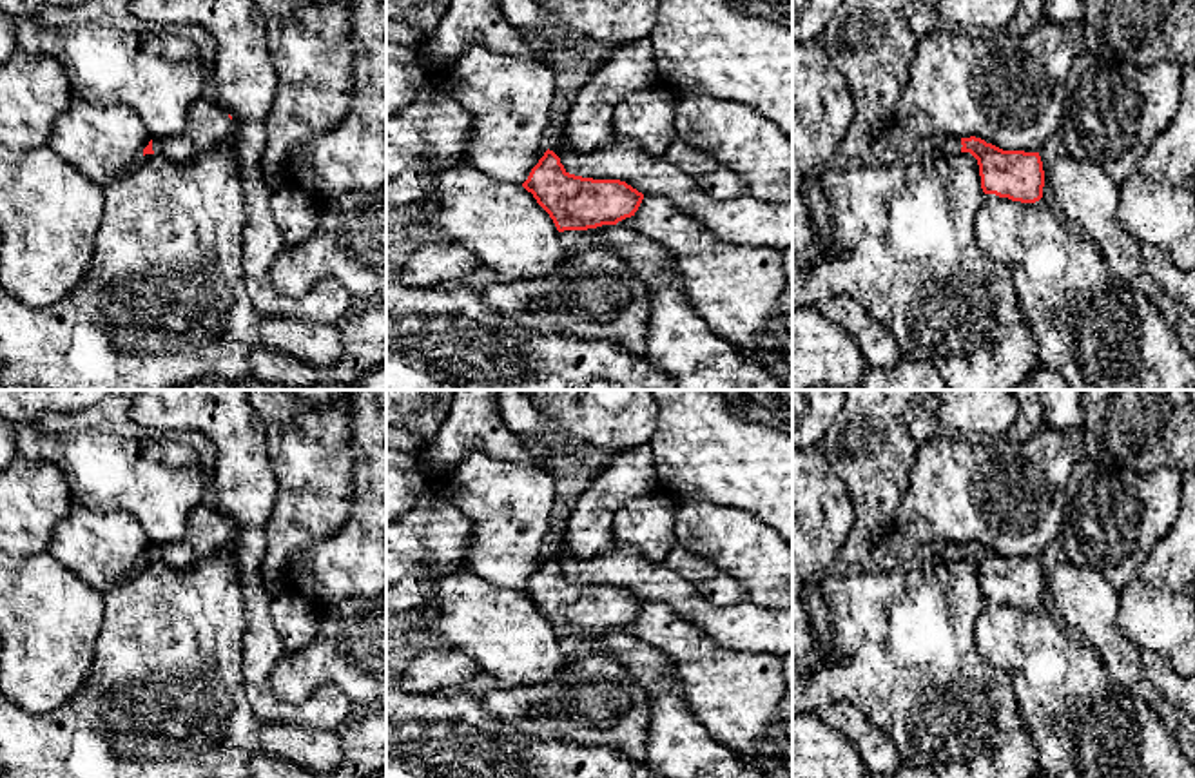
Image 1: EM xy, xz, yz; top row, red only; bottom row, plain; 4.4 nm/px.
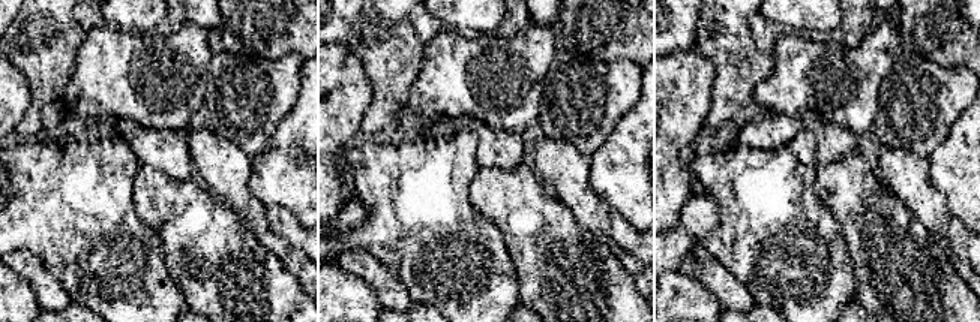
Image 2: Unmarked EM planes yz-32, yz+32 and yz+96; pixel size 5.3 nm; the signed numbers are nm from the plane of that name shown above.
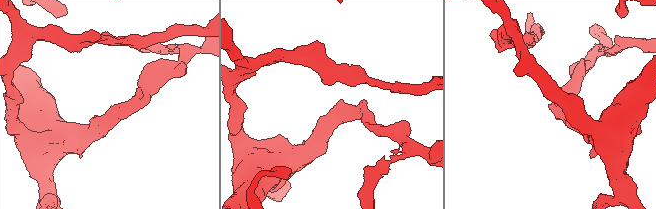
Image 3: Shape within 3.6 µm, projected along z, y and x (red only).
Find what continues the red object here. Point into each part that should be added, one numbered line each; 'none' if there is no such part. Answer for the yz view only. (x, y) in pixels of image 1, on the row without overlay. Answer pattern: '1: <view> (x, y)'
1: yz (949, 552)

